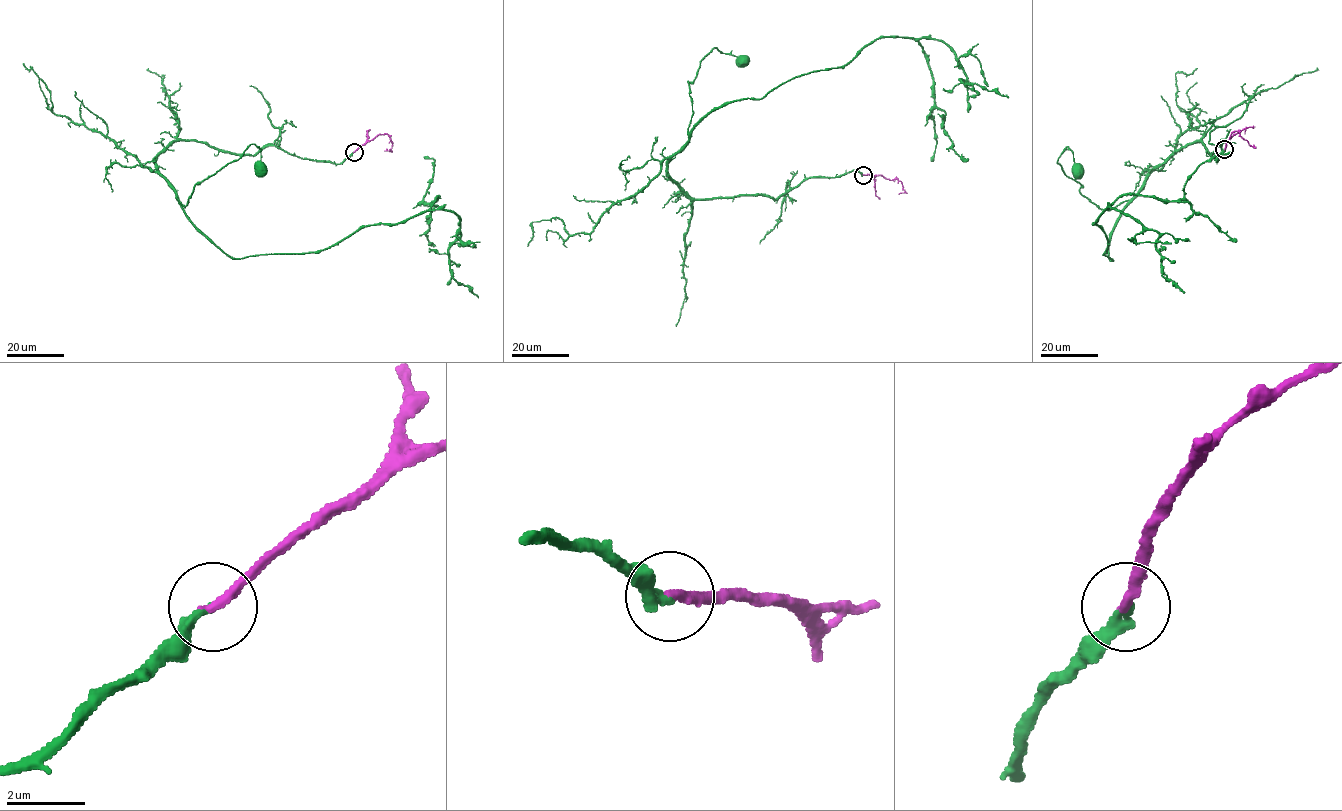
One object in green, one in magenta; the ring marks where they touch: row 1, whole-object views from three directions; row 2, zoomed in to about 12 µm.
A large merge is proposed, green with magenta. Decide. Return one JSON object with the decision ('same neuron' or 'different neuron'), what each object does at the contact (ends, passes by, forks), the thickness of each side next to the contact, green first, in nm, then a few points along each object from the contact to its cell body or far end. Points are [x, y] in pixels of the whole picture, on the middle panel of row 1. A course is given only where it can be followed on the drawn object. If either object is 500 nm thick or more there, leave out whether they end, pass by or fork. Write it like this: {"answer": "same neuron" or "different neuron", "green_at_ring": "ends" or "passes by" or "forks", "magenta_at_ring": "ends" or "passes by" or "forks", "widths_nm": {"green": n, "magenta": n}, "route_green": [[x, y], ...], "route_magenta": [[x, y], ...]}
{"answer": "same neuron", "green_at_ring": "ends", "magenta_at_ring": "ends", "widths_nm": {"green": 260, "magenta": 260}, "route_green": [[863, 174], [809, 177], [775, 199], [687, 198], [667, 169], [688, 139], [687, 81], [714, 47], [743, 60]], "route_magenta": [[863, 174], [896, 179], [905, 192], [899, 194]]}

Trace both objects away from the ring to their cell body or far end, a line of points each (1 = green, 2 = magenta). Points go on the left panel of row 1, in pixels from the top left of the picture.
1: (353, 152), (337, 163), (173, 140), (155, 160), (184, 207), (249, 145), (262, 168)
2: (353, 152), (380, 134), (387, 134), (392, 143), (391, 151), (384, 151)

